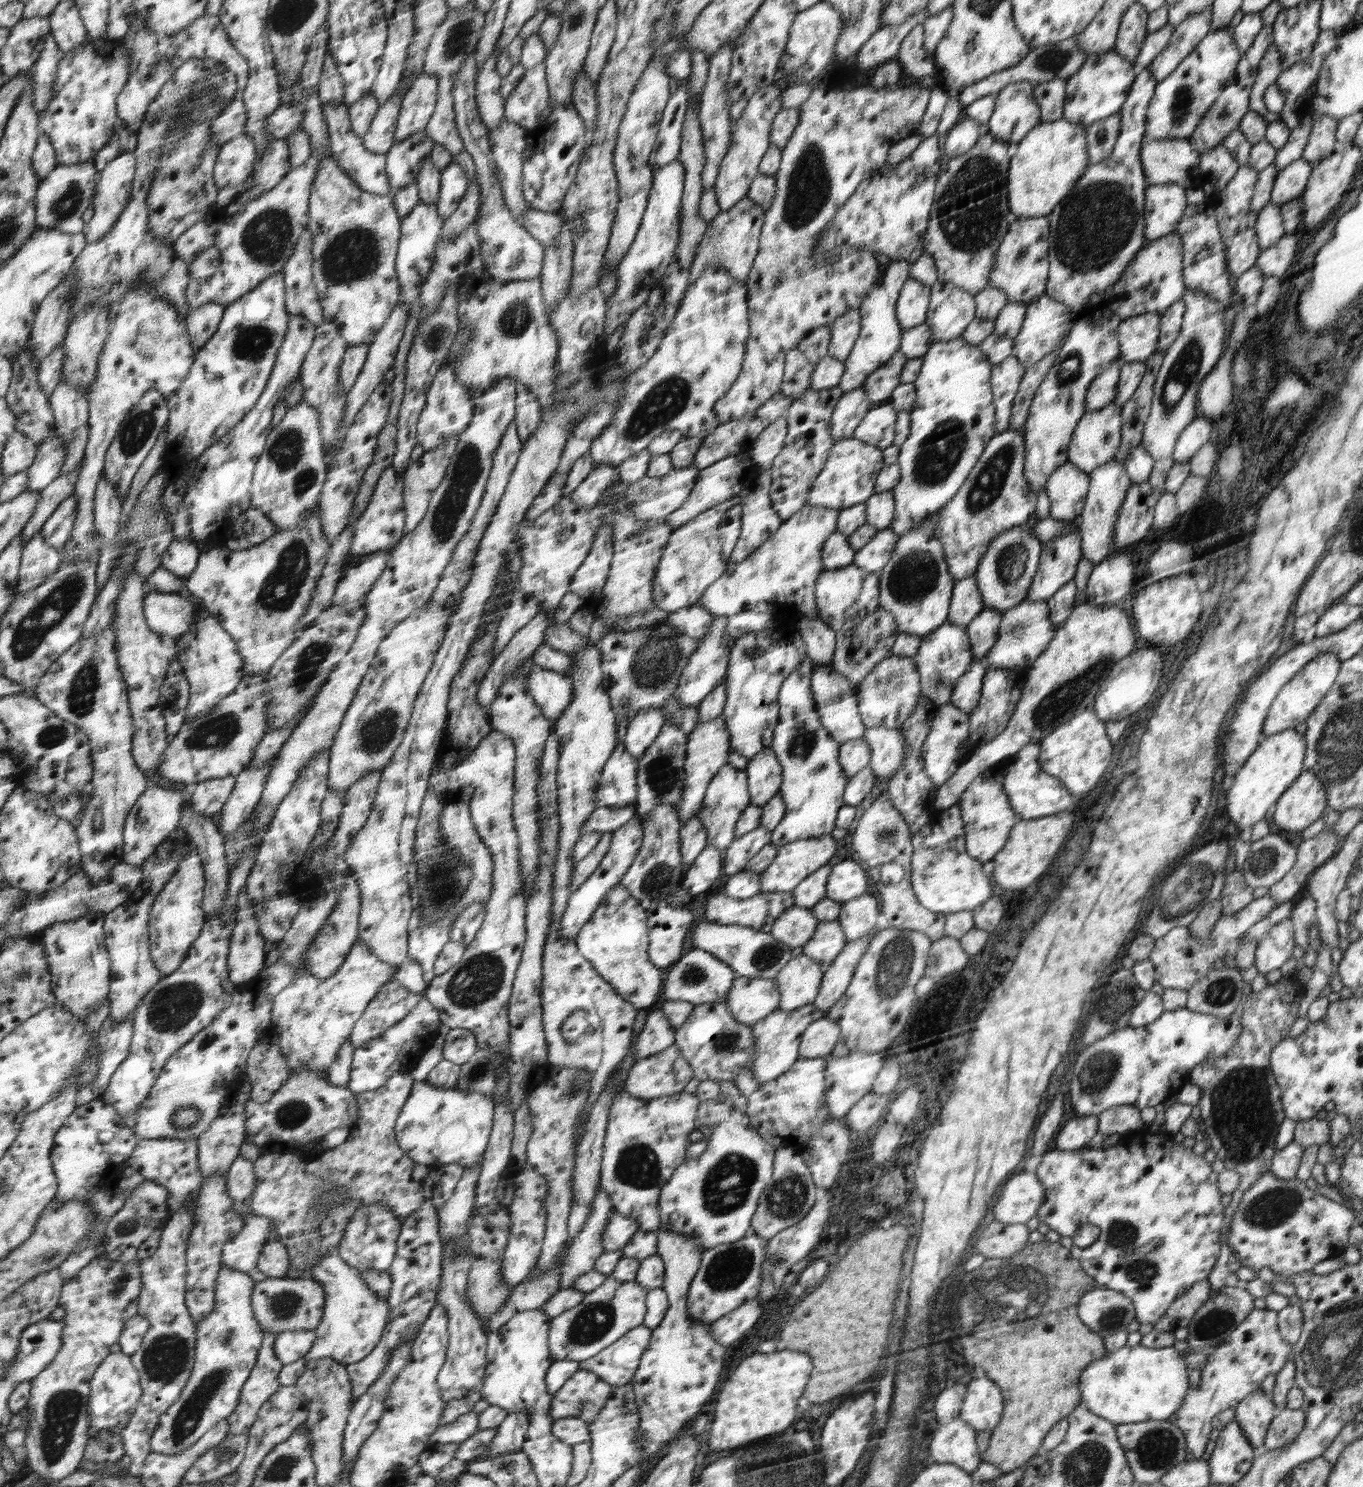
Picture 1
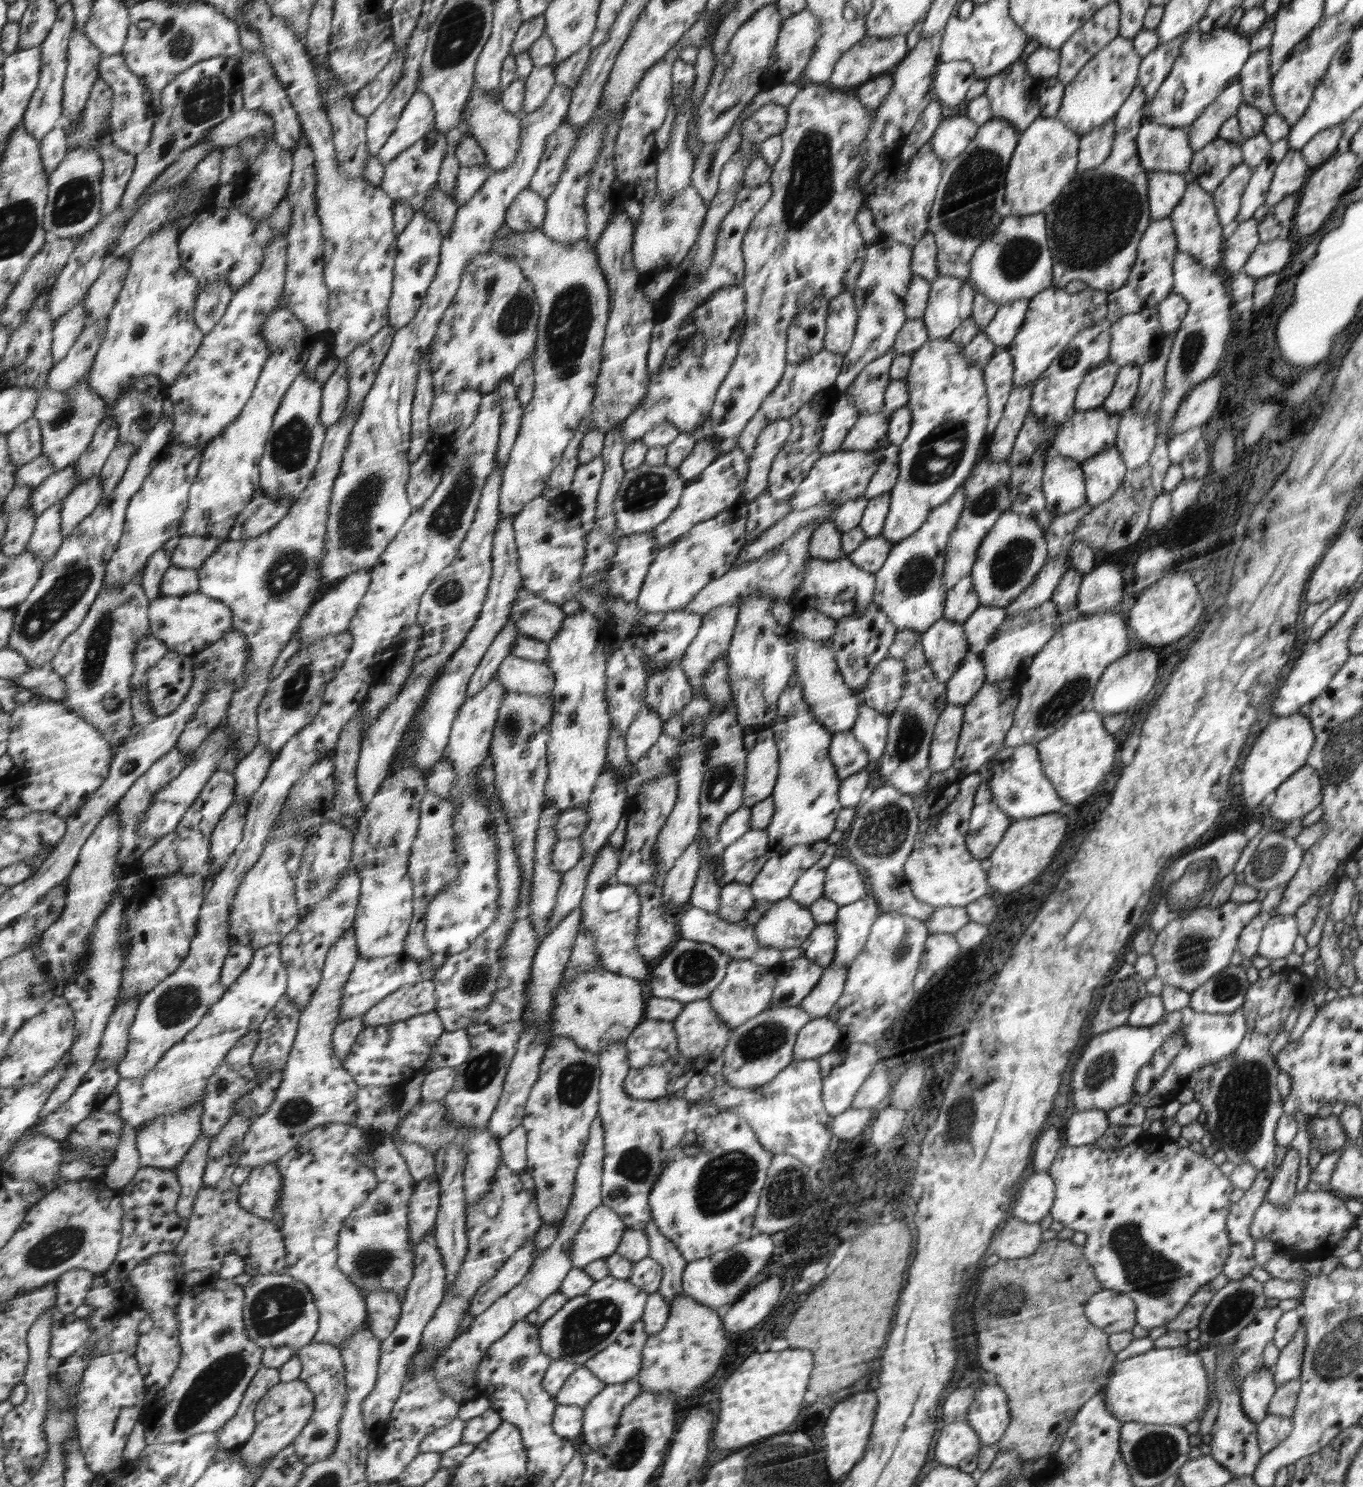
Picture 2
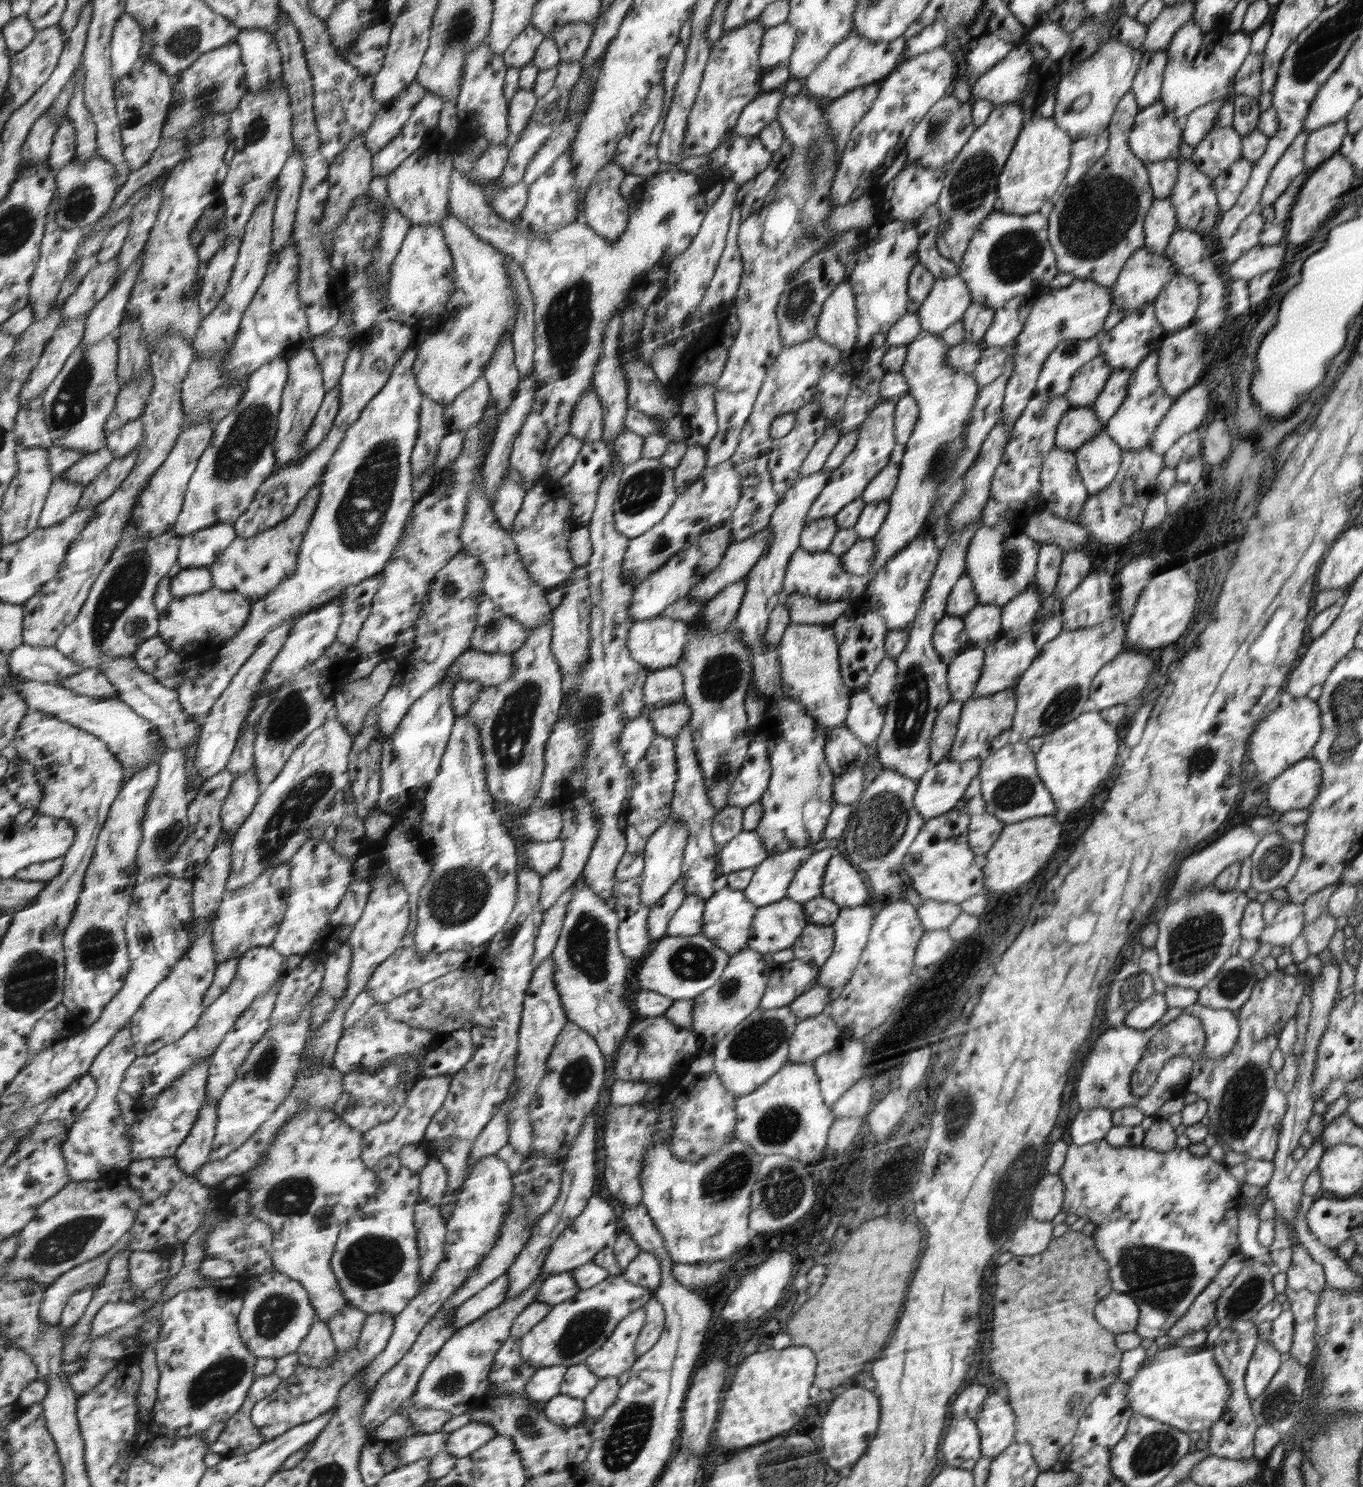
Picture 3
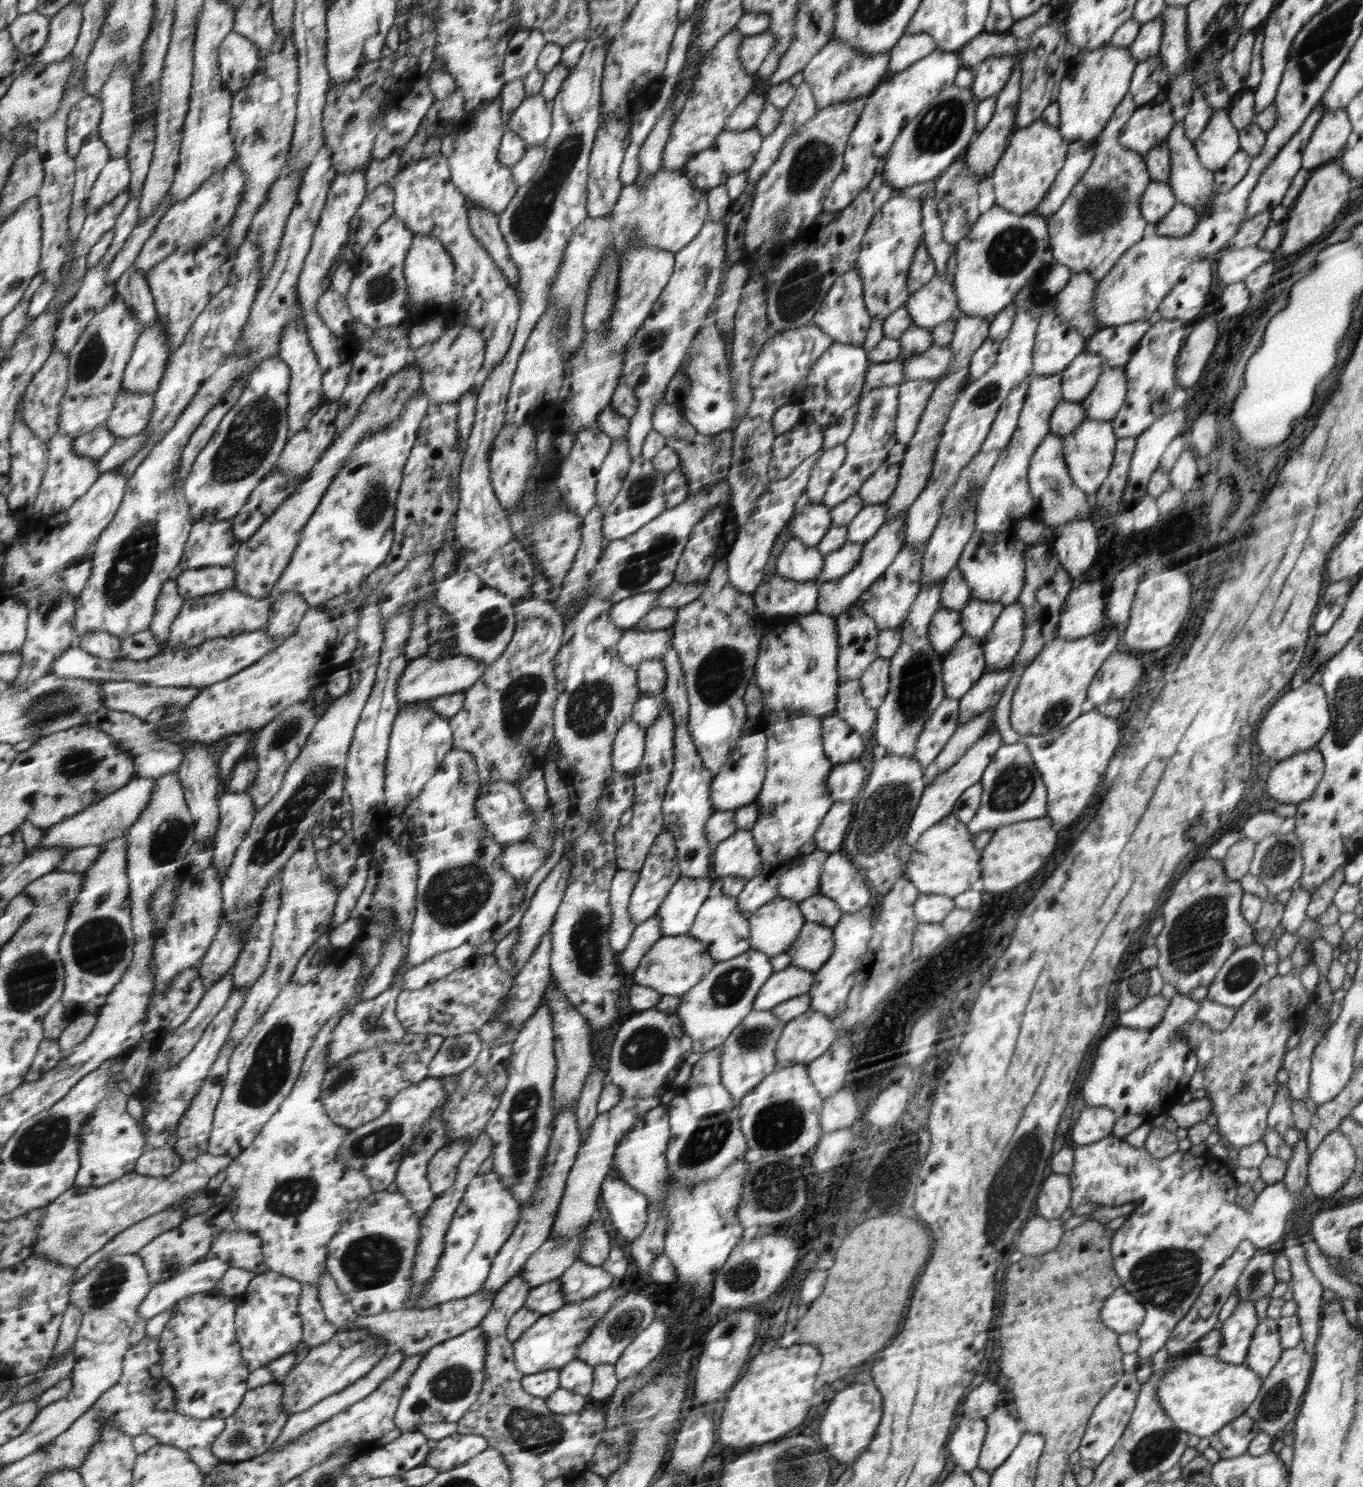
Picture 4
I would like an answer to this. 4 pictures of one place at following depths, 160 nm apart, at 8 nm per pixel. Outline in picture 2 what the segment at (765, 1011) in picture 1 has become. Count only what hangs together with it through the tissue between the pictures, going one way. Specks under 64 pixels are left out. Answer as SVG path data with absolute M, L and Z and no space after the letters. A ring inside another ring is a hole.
M751 958L733 960L727 966L727 974L722 984L716 989L708 1000L713 1009L719 1014L730 1028L743 1025L746 1021L756 1017L763 1010L770 1008L769 1002L775 987L776 974L770 968L756 964Z

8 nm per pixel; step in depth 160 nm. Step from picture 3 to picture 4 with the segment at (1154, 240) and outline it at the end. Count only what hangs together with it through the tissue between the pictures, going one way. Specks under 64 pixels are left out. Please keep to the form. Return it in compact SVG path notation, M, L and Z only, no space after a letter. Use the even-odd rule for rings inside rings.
M1150 180L1147 191L1140 201L1141 216L1146 220L1149 232L1172 211L1174 205L1175 196L1168 183Z

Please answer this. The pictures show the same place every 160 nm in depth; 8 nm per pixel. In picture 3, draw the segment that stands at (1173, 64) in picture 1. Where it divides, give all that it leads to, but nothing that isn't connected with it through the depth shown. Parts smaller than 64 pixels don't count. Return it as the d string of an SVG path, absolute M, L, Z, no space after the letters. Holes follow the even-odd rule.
M1164 51L1143 53L1131 88L1139 110L1159 100L1166 63Z

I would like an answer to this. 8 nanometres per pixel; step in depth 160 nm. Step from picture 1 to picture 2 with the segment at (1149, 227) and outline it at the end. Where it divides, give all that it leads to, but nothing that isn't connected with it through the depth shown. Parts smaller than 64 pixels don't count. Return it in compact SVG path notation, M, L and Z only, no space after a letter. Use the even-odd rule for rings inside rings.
M1176 172L1150 174L1147 195L1151 221L1170 217L1183 197L1186 186L1183 176Z

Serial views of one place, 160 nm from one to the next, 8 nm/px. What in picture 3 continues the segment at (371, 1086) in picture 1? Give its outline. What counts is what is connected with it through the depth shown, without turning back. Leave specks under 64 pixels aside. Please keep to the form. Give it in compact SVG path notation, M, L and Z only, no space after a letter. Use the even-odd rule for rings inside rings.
M376 1002L354 1026L343 1031L343 1037L337 1042L333 1056L333 1065L337 1071L346 1075L354 1070L376 1072L384 1063L395 1056L419 1056L426 1053L426 1048L434 1039L429 1033L421 1033L420 1028L413 1029L409 1024L398 1022L388 1016L385 1003Z

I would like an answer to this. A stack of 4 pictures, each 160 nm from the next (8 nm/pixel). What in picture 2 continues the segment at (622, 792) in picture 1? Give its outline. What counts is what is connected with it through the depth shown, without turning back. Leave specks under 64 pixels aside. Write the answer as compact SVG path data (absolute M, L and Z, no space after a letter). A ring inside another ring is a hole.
M603 772L596 780L595 787L590 795L588 808L586 810L589 816L588 826L584 829L584 832L581 832L581 835L578 836L583 844L583 856L581 856L581 860L583 860L584 857L591 856L591 854L598 852L598 850L608 843L608 837L615 831L621 817L626 814L624 811L626 801L628 800L625 786L618 781L616 774L614 774L614 772Z

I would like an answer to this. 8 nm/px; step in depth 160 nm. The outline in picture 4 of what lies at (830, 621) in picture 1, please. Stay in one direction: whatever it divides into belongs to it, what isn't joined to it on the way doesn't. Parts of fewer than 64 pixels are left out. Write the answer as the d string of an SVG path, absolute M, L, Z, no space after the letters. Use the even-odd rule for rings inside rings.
M791 538L777 556L775 574L788 580L818 582L825 564L825 555L817 547L805 545L801 540Z

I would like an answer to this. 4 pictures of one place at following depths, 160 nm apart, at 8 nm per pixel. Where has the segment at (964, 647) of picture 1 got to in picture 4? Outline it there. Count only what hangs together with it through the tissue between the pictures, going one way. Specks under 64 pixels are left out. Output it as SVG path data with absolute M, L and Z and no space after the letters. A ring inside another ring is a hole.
M941 607L933 617L928 638L938 656L952 650L963 638L962 615L959 611Z

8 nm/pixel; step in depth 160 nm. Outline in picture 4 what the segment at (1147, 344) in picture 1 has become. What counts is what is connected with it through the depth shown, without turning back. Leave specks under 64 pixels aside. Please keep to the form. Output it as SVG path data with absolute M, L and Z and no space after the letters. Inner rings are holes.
M1140 319L1127 325L1109 326L1099 329L1095 336L1087 339L1086 350L1096 356L1105 358L1106 367L1113 369L1116 367L1124 368L1127 362L1131 360L1132 356L1138 350L1139 342L1142 340L1143 334L1148 332L1152 320Z

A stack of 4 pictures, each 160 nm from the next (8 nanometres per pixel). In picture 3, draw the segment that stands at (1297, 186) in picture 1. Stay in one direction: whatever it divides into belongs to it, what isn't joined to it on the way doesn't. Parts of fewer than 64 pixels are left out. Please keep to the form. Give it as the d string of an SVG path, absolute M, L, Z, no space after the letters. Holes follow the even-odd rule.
M1302 130L1284 152L1284 155L1274 165L1274 169L1262 191L1257 210L1274 205L1276 199L1298 177L1304 175L1304 154L1307 142L1307 130Z

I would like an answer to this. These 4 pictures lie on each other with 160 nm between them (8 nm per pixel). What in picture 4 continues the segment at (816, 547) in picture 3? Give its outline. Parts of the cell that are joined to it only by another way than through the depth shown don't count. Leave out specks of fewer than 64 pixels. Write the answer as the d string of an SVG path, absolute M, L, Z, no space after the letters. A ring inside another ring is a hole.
M808 504L800 514L790 518L793 538L796 537L805 545L817 547L823 540L828 529L833 525L831 509L825 504Z

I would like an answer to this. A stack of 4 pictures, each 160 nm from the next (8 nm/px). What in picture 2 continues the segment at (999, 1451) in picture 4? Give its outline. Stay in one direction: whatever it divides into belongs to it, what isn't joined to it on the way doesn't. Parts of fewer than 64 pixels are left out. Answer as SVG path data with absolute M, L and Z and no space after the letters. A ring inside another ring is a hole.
M984 1386L976 1393L976 1400L970 1404L966 1420L976 1430L984 1444L994 1444L1000 1440L1010 1422L1010 1410L1006 1394L1000 1386Z

